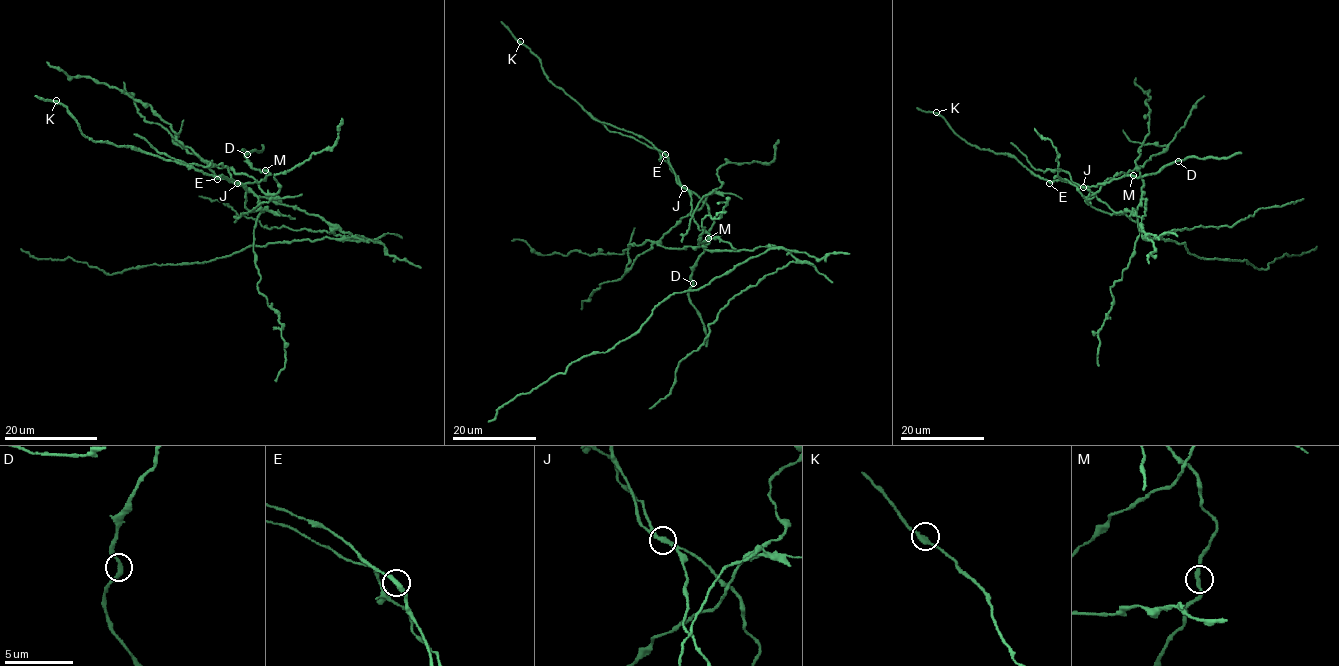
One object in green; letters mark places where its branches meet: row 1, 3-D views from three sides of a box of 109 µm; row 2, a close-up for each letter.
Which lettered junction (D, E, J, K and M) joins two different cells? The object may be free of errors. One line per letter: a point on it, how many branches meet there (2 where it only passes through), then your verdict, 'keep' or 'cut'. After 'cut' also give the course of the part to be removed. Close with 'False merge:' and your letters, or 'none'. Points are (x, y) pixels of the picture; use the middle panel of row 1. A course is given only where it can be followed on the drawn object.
D: place (693, 283); branches 2; keep
E: place (665, 154); branches 2; keep
J: place (684, 188); branches 2; cut; course (684, 188), (690, 215), (710, 235), (706, 249), (780, 247), (669, 295), (629, 337), (583, 356), (488, 421)
K: place (520, 41); branches 2; keep
M: place (708, 238); branches 2; keep
False merge: J

